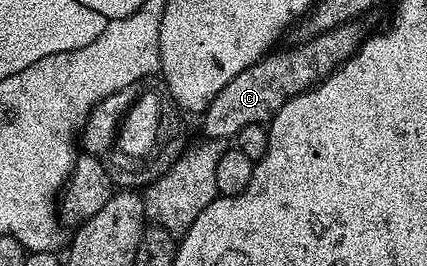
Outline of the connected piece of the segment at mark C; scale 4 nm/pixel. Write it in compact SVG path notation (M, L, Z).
M356 20L348 21L331 31L318 33L294 44L294 49L289 49L286 53L270 51L251 68L239 71L239 75L235 75L235 79L231 79L231 83L227 83L227 87L223 87L223 91L219 91L215 99L211 99L200 118L201 125L205 128L204 136L209 139L233 139L239 131L243 131L243 127L265 125L272 121L279 107L287 103L287 99L313 88L360 47L363 32L358 25Z

